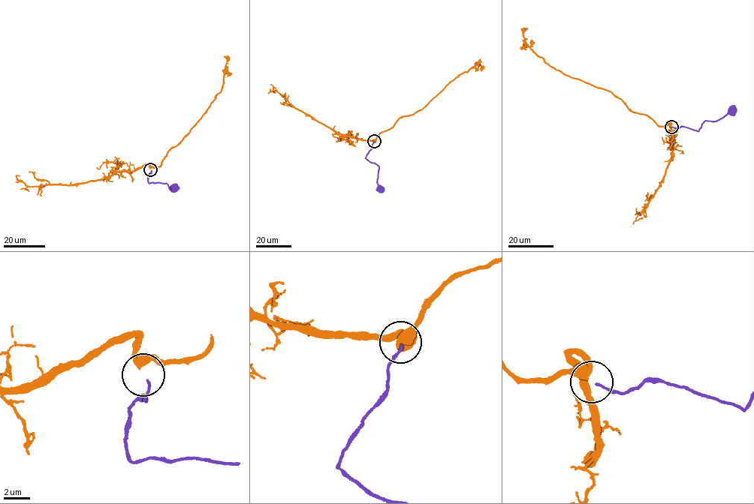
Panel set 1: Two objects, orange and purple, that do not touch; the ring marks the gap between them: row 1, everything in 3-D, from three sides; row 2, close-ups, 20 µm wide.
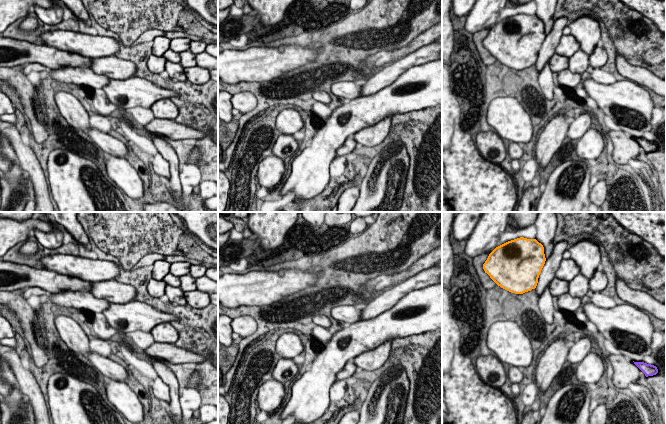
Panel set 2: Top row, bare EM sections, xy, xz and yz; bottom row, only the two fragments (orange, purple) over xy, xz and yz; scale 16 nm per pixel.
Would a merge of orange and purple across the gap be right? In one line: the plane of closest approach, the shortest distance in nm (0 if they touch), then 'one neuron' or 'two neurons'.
yz | 1950 nm | one neuron

